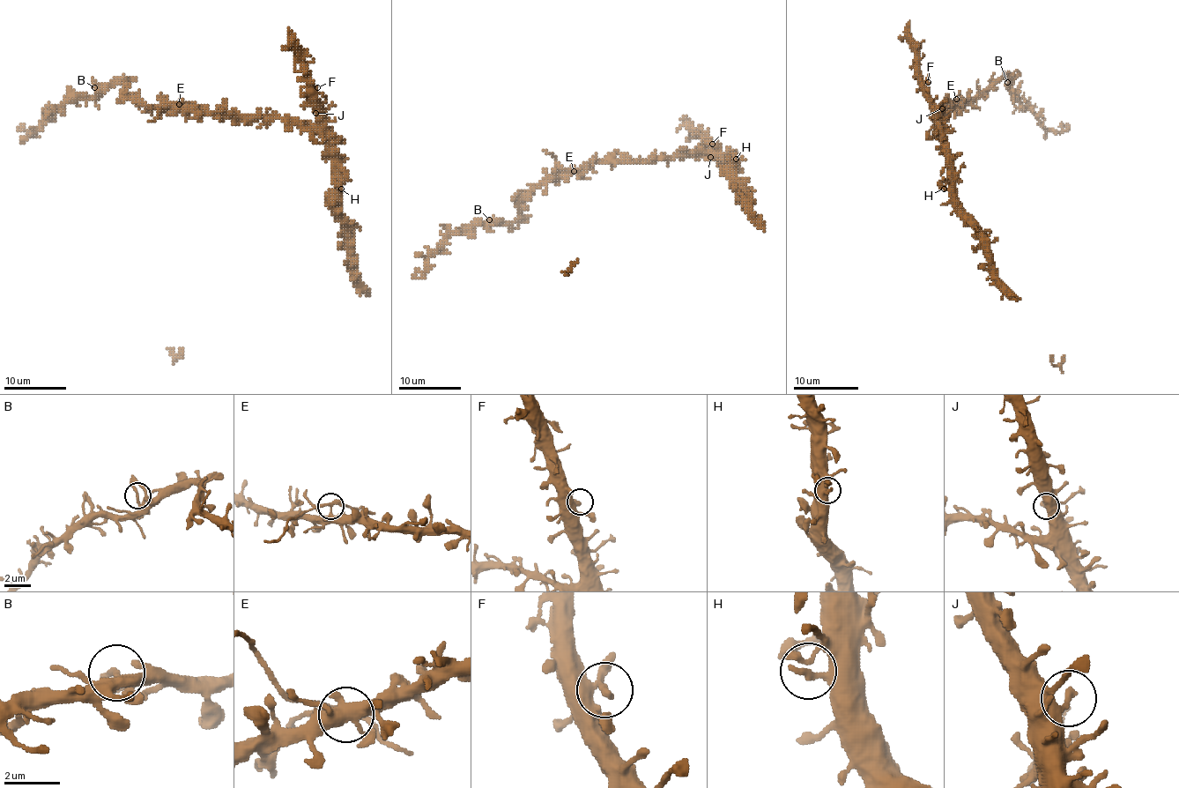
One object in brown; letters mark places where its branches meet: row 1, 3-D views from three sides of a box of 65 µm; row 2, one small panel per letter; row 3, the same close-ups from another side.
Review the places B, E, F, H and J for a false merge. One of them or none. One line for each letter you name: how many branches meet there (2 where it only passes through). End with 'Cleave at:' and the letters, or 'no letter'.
E: 2 branches meet
Cleave at: E

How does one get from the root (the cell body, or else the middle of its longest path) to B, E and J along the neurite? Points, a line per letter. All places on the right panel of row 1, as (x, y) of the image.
B: (939, 131), (938, 120), (951, 107), (959, 107), (976, 99), (986, 89), (1006, 78), (1011, 81), (1007, 82)
E: (939, 131), (938, 120), (957, 102), (957, 99)
J: (939, 131), (939, 112), (942, 108)

